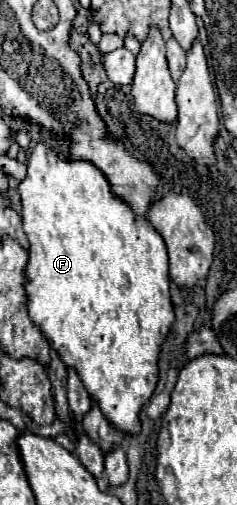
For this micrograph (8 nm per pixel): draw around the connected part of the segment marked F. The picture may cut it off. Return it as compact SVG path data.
M36 143L36 147L32 149L30 157L28 157L28 173L24 177L24 181L20 181L18 185L18 193L20 193L20 201L22 201L22 225L24 225L24 233L30 241L28 247L28 263L24 267L24 277L26 277L26 295L28 295L28 313L30 319L40 327L42 335L48 339L48 343L60 353L62 361L68 367L74 367L84 383L84 387L88 389L92 401L102 409L102 413L108 417L108 421L112 421L120 431L124 433L138 433L140 431L140 421L138 421L138 413L142 409L142 405L150 399L156 381L158 381L158 353L160 353L160 345L166 339L170 325L174 321L174 309L172 309L172 301L170 301L170 277L168 277L168 255L166 255L166 245L162 235L142 217L138 215L124 199L120 199L114 191L112 185L108 183L106 175L92 163L92 161L84 161L84 159L68 159L62 151L48 147L46 143Z

